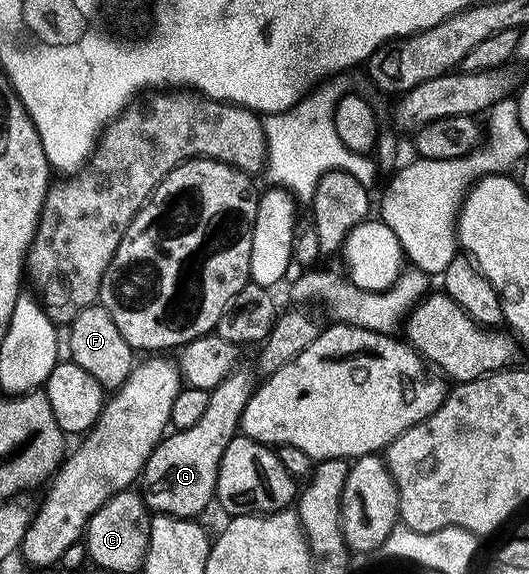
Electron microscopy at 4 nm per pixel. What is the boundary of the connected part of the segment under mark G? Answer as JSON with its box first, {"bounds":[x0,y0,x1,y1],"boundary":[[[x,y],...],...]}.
{"bounds":[140,368,256,520],"boundary":[[[238,368],[229,374],[211,393],[204,416],[192,428],[167,433],[151,452],[141,473],[140,494],[155,515],[167,514],[173,518],[194,520],[209,502],[215,501],[214,489],[224,448],[228,448],[230,441],[239,433],[242,413],[256,388],[255,375],[247,370]]]}

